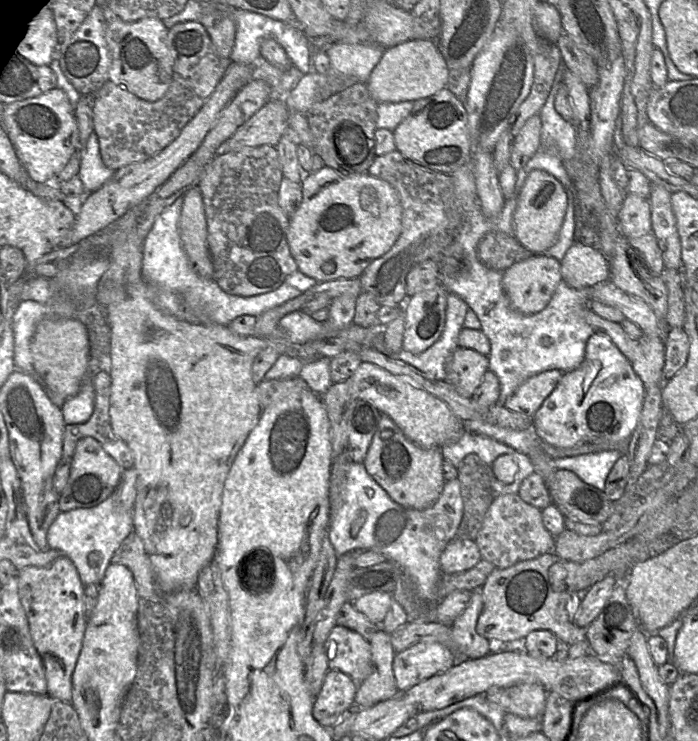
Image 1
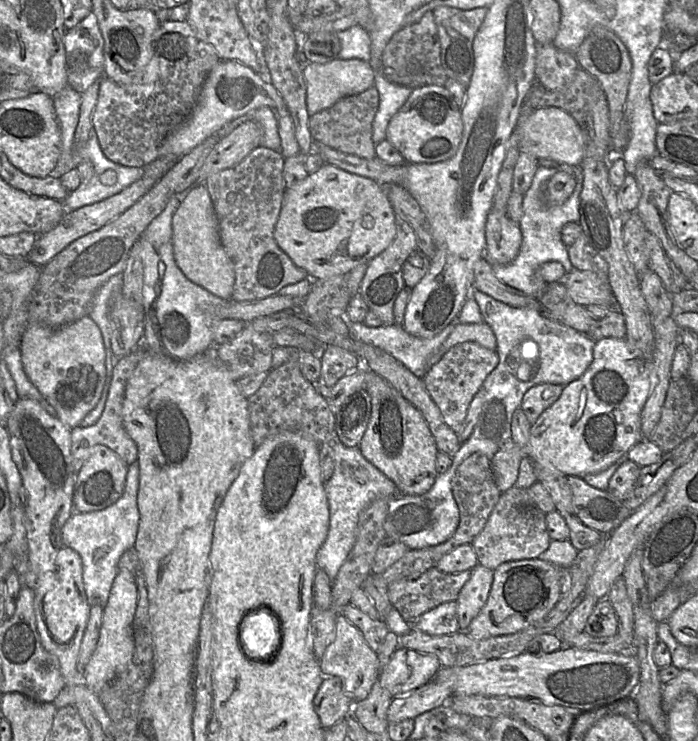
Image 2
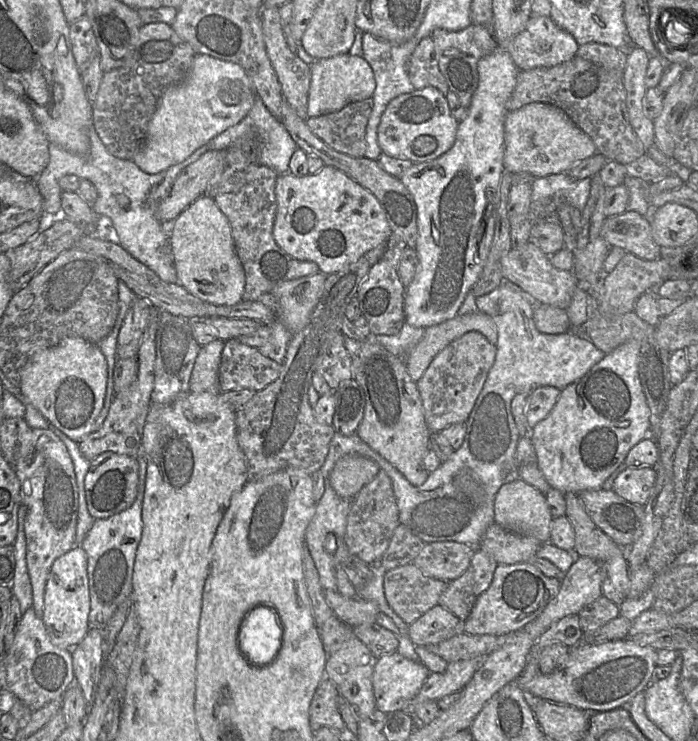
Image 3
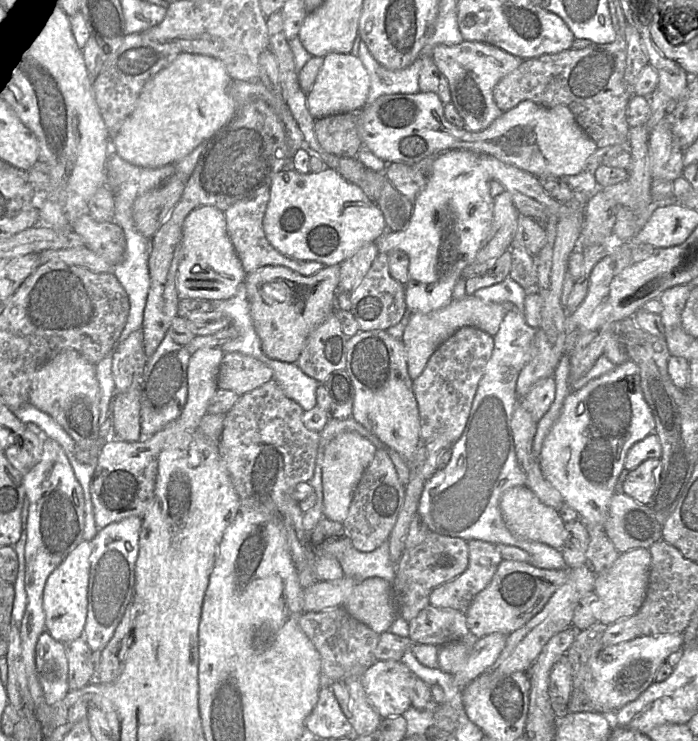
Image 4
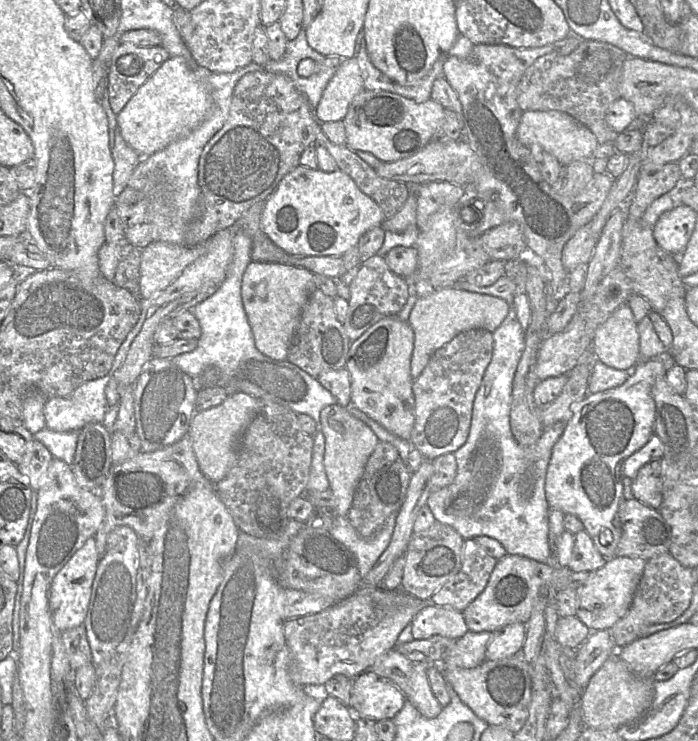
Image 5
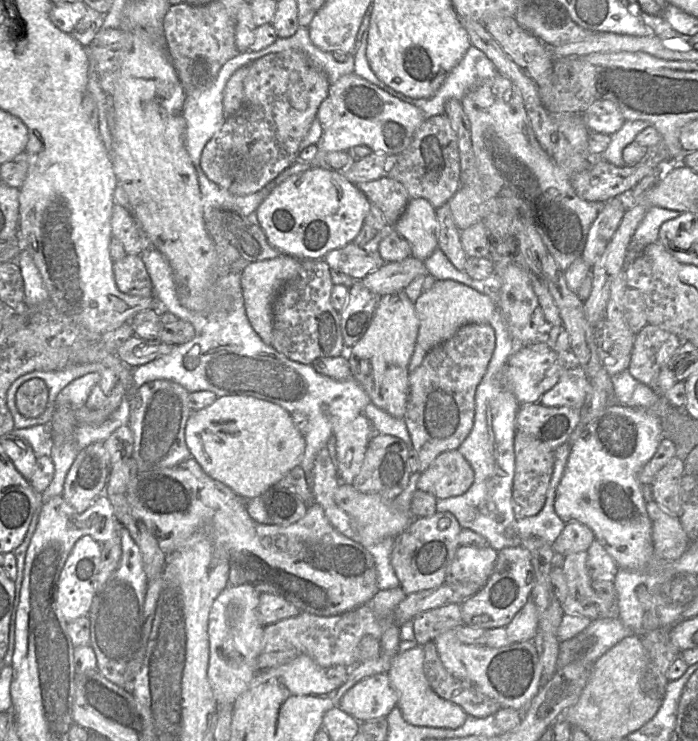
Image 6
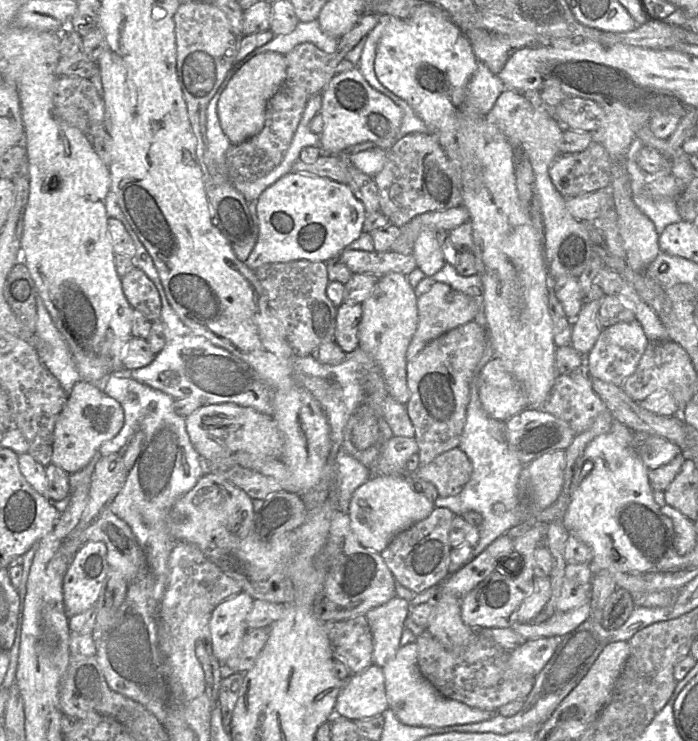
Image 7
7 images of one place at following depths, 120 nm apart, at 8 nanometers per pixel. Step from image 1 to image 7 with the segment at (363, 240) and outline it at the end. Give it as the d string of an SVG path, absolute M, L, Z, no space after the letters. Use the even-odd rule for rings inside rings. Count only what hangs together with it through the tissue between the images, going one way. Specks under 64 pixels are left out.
M290 172L265 189L257 201L258 238L246 265L251 270L276 262L310 260L326 262L337 257L363 231L366 218L364 204L346 183L336 182L311 172Z

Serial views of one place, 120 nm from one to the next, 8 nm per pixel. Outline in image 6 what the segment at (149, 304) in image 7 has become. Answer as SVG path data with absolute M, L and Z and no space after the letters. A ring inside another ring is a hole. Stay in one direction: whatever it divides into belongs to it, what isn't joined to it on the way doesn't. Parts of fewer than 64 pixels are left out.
M127 254L123 259L113 262L113 272L121 292L141 297L154 296L151 279L140 256Z

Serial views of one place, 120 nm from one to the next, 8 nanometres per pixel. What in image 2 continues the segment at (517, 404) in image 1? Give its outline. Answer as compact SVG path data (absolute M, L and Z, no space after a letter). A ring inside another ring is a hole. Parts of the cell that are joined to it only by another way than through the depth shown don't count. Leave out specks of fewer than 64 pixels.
M542 383L527 390L520 408L525 412L531 424L559 398L562 389L563 386L559 384Z

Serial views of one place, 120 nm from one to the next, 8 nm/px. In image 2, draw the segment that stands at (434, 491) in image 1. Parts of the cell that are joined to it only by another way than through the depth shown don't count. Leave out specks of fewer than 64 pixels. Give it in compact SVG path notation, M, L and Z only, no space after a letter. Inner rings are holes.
M366 369L365 389L372 402L372 410L367 429L359 445L363 456L382 471L397 486L403 494L421 495L433 486L438 475L436 470L437 449L435 439L422 413L410 403L400 391L393 387L382 376Z

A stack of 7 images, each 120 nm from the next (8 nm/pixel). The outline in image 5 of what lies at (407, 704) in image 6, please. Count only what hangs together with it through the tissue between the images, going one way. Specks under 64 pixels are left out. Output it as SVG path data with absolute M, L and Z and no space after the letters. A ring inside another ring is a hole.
M431 662L413 663L413 671L409 682L409 694L406 695L410 701L426 718L435 718L442 711L443 706L435 698L427 676L427 669Z

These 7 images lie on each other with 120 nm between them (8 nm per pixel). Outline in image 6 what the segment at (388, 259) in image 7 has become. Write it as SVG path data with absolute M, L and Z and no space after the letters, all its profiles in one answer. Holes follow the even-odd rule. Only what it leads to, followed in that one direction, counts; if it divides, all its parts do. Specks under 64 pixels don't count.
M354 243L327 253L323 259L331 269L344 272L355 280L363 279L385 264L378 253L370 254Z

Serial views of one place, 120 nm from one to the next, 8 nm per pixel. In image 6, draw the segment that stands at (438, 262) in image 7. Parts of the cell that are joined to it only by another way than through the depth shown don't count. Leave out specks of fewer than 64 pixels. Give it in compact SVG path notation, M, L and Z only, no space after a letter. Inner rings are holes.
M424 198L410 199L392 229L410 244L411 256L423 262L438 248L435 209Z

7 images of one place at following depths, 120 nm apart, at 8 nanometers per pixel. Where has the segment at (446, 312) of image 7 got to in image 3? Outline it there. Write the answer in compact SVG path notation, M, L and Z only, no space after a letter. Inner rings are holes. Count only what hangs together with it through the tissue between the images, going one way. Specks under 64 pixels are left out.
M481 311L456 315L452 319L425 328L421 340L403 357L411 379L417 382L440 351L469 331L482 333L496 346L497 326L491 316Z

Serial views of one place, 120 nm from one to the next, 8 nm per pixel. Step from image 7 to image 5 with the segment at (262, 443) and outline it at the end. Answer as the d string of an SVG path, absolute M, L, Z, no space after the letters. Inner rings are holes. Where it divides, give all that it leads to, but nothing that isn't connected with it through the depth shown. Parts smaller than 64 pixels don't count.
M244 392L230 393L220 404L204 411L195 411L189 426L194 453L200 471L212 483L222 481L235 465L241 438L256 414L262 401Z

